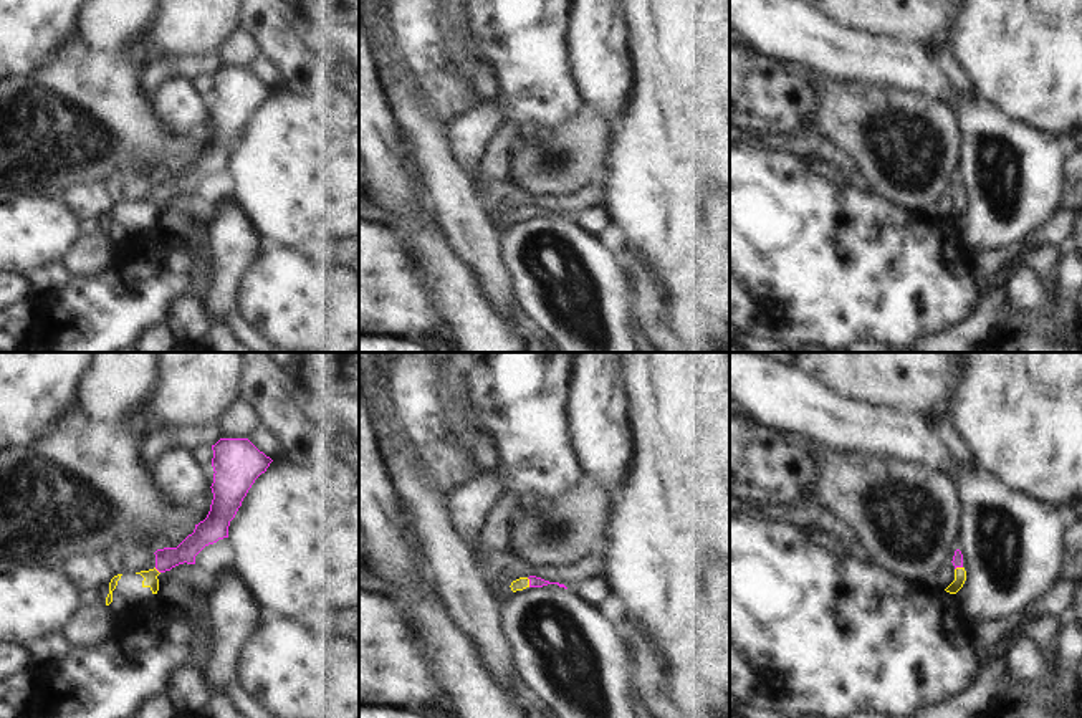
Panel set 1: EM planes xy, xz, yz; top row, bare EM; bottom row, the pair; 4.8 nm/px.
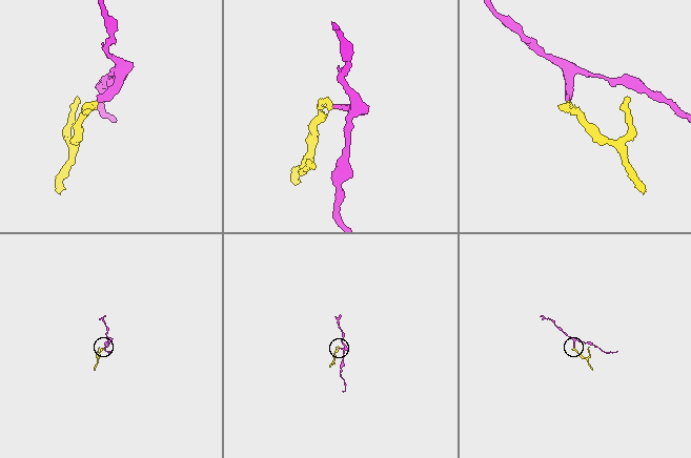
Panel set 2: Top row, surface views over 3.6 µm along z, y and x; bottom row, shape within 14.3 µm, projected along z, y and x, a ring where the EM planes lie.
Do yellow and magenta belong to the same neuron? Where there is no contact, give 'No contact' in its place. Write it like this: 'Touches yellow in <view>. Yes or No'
Touches yellow in xz. Yes.

